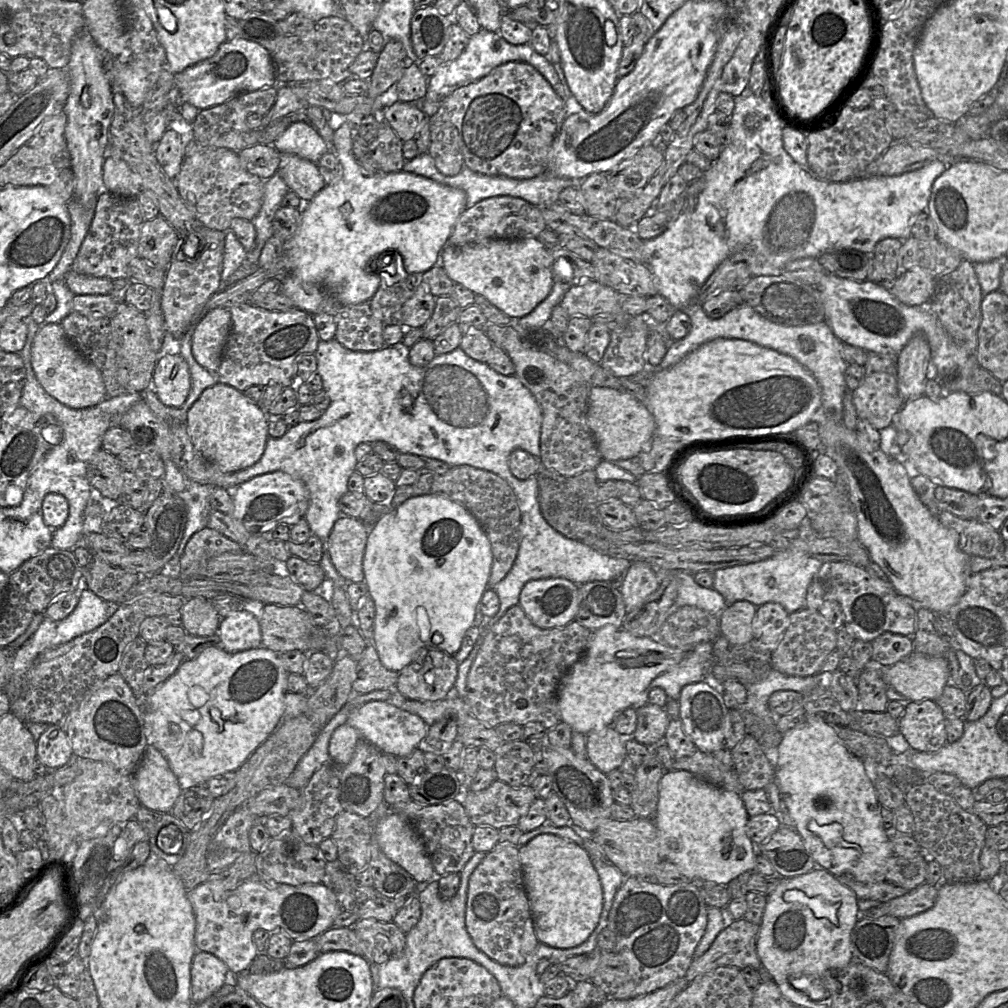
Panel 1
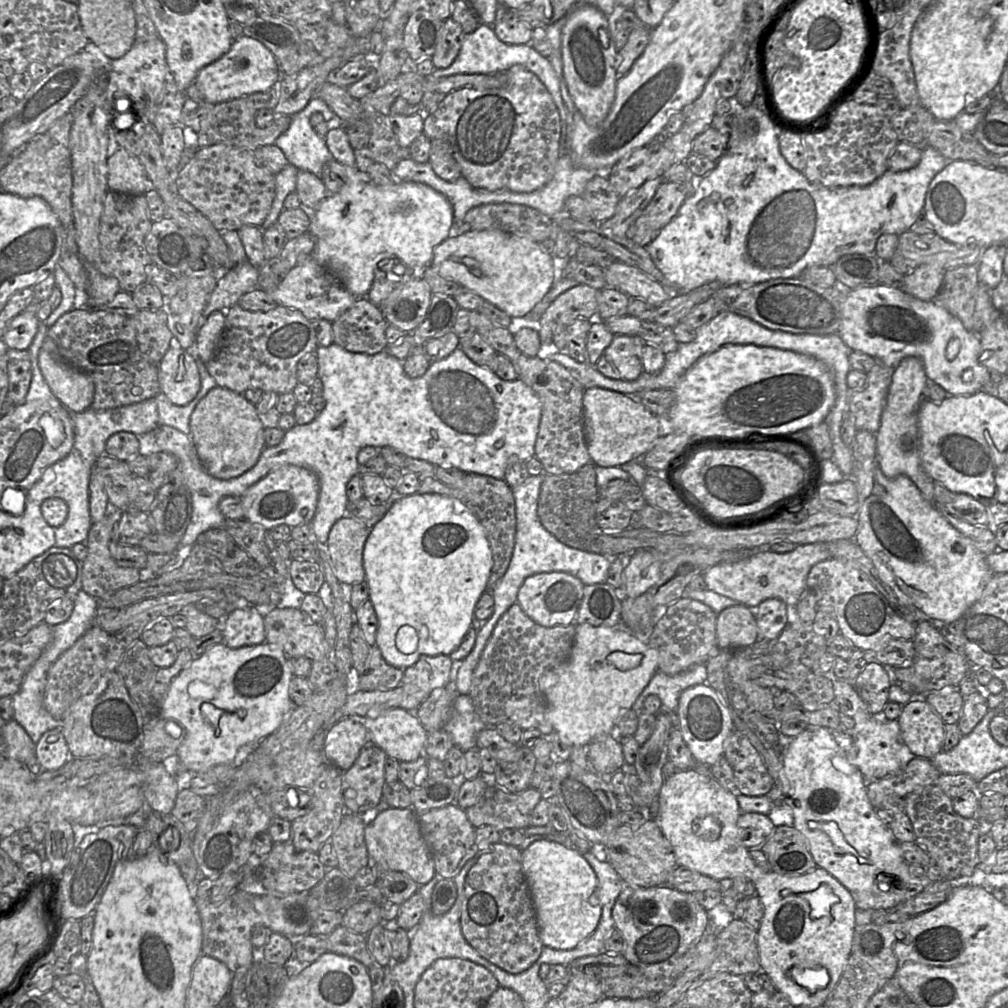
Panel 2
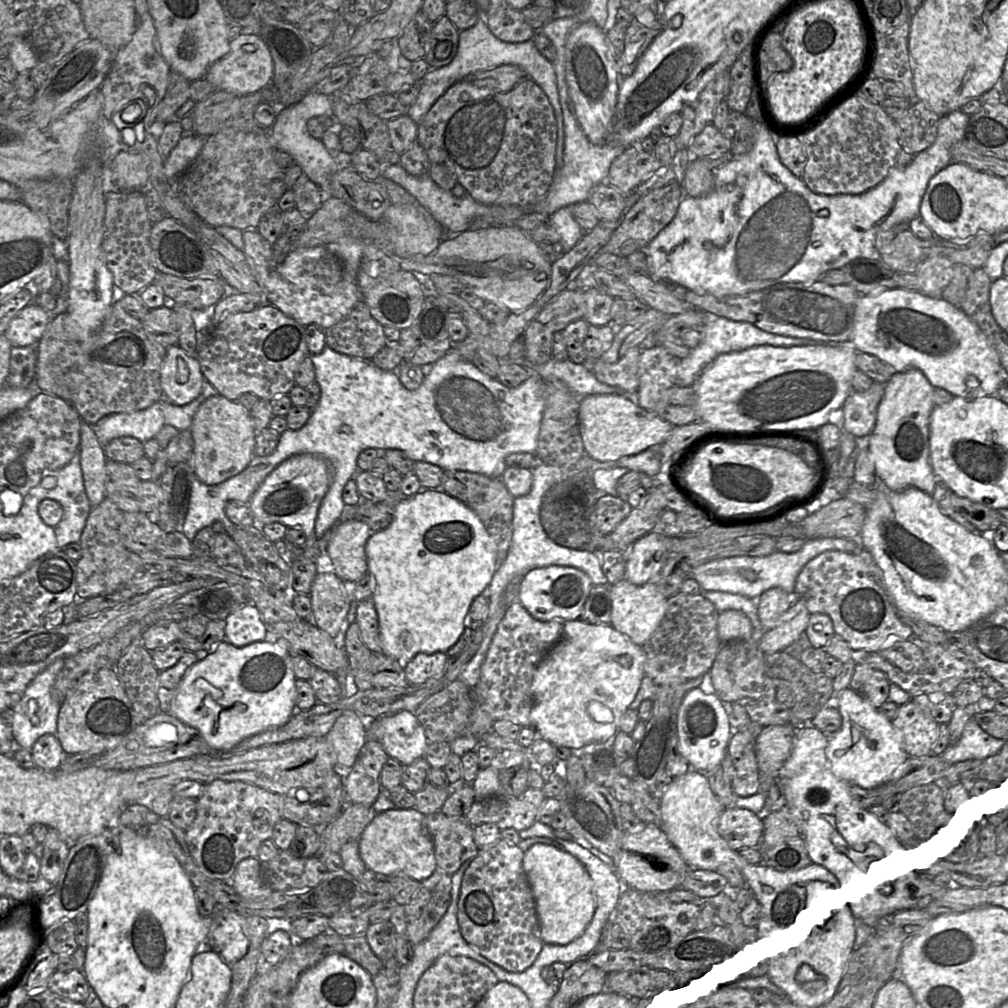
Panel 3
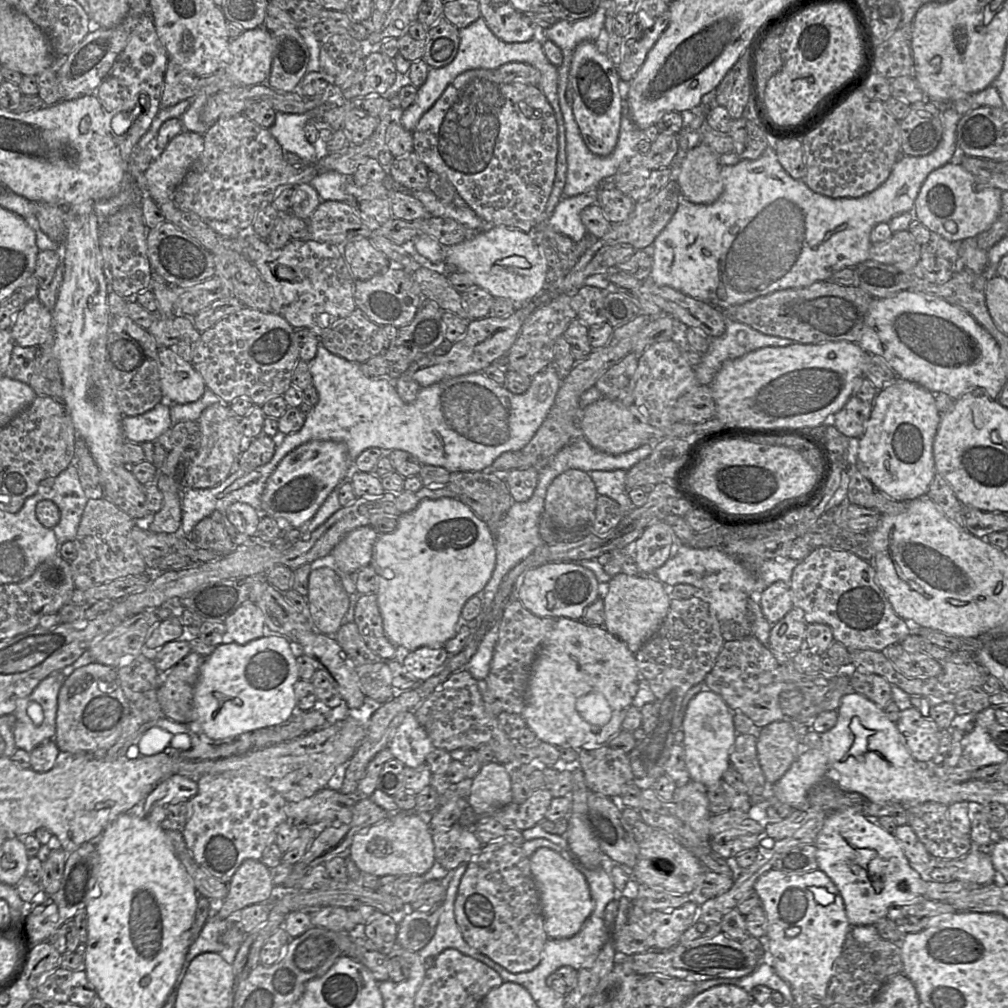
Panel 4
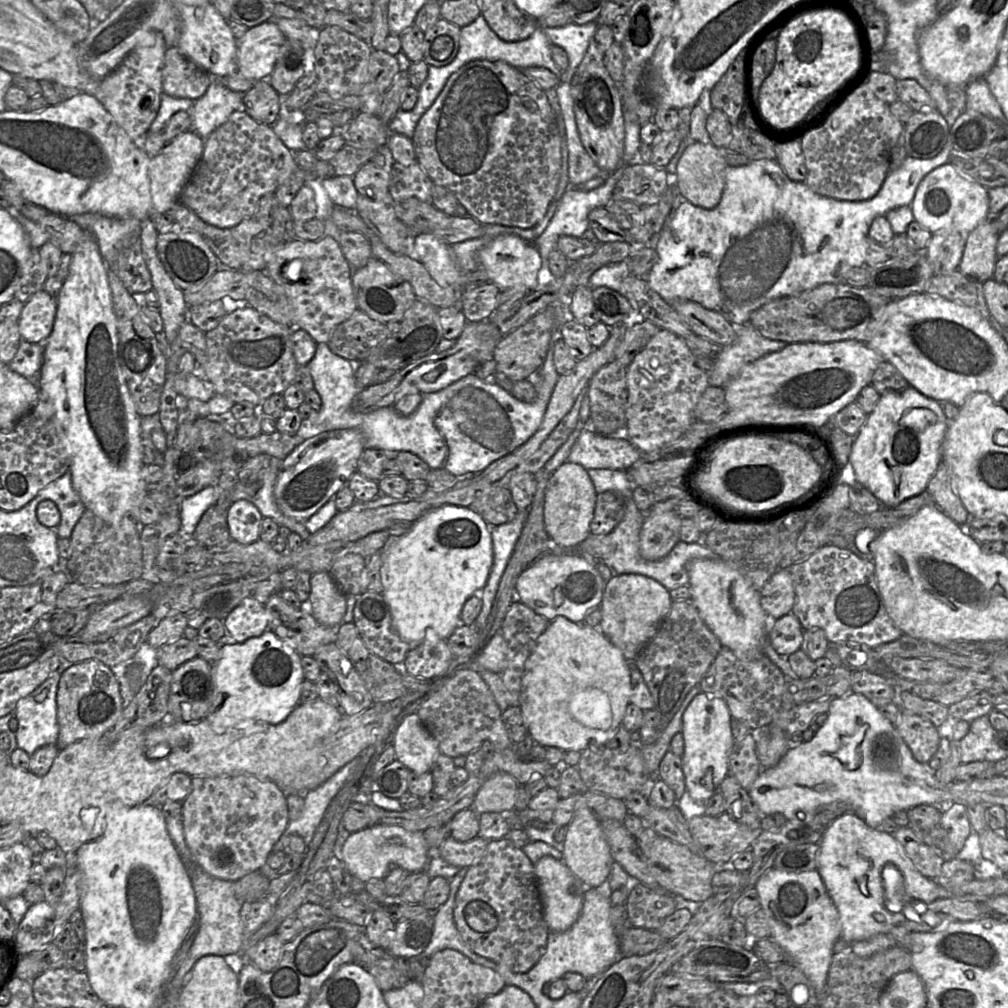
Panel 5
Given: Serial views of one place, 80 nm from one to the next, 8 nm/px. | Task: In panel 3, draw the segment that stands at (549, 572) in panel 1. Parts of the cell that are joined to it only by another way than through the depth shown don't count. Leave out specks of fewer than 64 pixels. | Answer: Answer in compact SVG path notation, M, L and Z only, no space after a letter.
M654 445L638 454L631 455L631 456L624 456L616 461L609 461L609 462L599 462L593 458L591 458L588 454L584 454L583 457L577 461L572 467L560 467L551 465L548 463L543 463L542 465L538 466L535 469L530 469L533 472L533 482L530 492L521 497L514 498L514 504L513 504L513 534L512 534L512 540L511 545L508 551L508 555L505 559L505 561L499 566L499 568L495 571L493 578L491 582L488 585L489 592L490 592L490 599L489 599L489 611L488 611L488 621L484 623L484 636L483 639L474 654L474 656L471 658L471 660L466 664L466 666L463 668L462 672L460 673L459 679L469 688L472 689L476 686L476 684L479 681L480 674L481 674L481 667L483 665L483 662L486 658L489 646L491 644L492 638L494 634L496 633L498 624L503 619L507 609L503 608L503 593L509 584L509 582L514 579L515 577L522 577L529 571L536 569L536 568L544 568L552 565L557 566L567 566L567 567L573 567L577 568L581 571L583 571L591 580L593 586L596 585L602 585L607 583L607 578L603 574L601 564L600 564L600 557L596 554L588 551L580 551L575 550L571 548L562 547L558 544L556 544L554 541L552 541L548 535L546 534L541 521L540 521L540 508L543 501L543 498L547 491L555 484L566 480L567 478L571 477L572 475L584 471L584 470L597 470L597 469L612 469L612 468L627 468L628 471L637 471L639 473L645 473L649 477L654 477L657 475L661 468L661 455L659 453L659 445Z

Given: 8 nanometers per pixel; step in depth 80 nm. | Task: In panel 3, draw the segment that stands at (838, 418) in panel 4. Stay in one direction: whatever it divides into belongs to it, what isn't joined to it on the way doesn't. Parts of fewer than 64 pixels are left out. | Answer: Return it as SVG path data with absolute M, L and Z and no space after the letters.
M874 382L865 392L852 391L843 411L842 429L855 437L867 438L874 429L877 408L883 397L886 383Z

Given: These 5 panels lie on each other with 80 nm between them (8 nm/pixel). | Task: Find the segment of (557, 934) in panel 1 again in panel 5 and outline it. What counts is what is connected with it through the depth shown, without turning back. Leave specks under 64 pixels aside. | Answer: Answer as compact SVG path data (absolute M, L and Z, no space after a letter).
M544 856L542 857L537 863L534 864L534 871L535 871L535 876L536 876L536 880L537 880L537 886L538 886L538 890L539 890L539 894L540 894L540 899L541 899L541 903L542 903L542 909L543 909L543 916L544 916L544 920L547 924L547 927L550 931L552 932L564 932L566 930L568 930L579 918L579 915L582 911L583 908L583 901L584 901L584 893L586 891L586 888L593 888L593 887L586 887L585 885L583 885L572 873L571 871L568 869L568 867L565 865L564 862L556 860L555 858L551 857L551 856Z

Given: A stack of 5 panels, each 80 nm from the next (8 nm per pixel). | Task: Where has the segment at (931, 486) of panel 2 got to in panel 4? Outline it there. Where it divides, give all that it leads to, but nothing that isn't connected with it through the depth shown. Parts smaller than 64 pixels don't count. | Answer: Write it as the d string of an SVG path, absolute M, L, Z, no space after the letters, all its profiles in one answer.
M897 377L880 390L859 439L857 470L874 487L895 501L927 496L936 474L933 443L940 423L934 394L921 385Z

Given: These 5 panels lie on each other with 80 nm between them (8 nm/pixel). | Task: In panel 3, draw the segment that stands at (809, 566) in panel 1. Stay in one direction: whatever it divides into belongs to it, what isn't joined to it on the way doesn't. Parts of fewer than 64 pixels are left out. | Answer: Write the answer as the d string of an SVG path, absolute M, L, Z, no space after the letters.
M817 538L807 540L802 548L795 553L775 551L762 557L734 556L712 560L696 567L693 570L693 579L701 586L702 591L719 591L743 595L753 600L766 590L779 587L793 596L795 582L802 568L817 555L829 551L841 551L857 554L862 547L858 539L847 538Z

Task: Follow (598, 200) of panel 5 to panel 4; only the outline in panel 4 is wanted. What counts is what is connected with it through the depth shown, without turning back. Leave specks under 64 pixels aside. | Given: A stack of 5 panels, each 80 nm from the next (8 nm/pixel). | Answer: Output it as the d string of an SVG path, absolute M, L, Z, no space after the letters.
M597 191L572 197L563 197L548 218L549 228L568 236L575 243L578 243L588 233L581 221L580 214L584 208L596 203Z

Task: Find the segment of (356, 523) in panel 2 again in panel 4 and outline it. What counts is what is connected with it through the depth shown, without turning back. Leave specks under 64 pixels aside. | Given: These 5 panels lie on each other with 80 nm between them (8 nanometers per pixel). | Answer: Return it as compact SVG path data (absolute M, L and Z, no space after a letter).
M361 526L342 538L329 554L334 557L338 571L345 574L357 574L362 568L370 565L373 547L378 536L379 534L371 526Z

